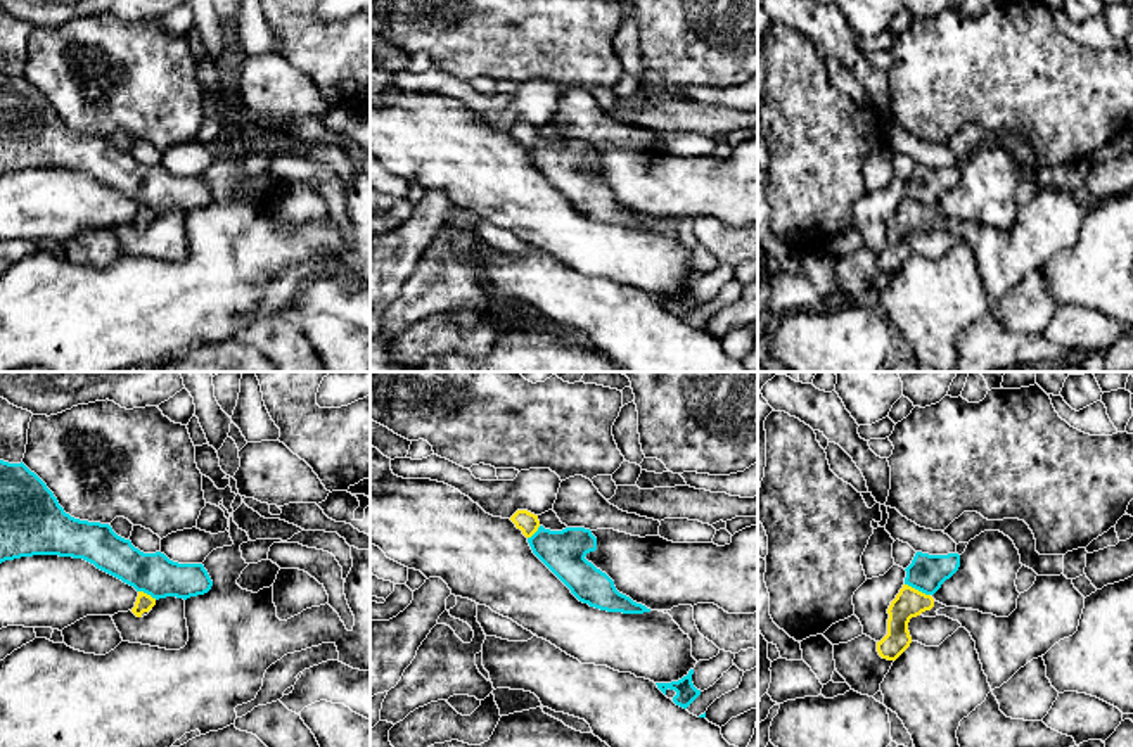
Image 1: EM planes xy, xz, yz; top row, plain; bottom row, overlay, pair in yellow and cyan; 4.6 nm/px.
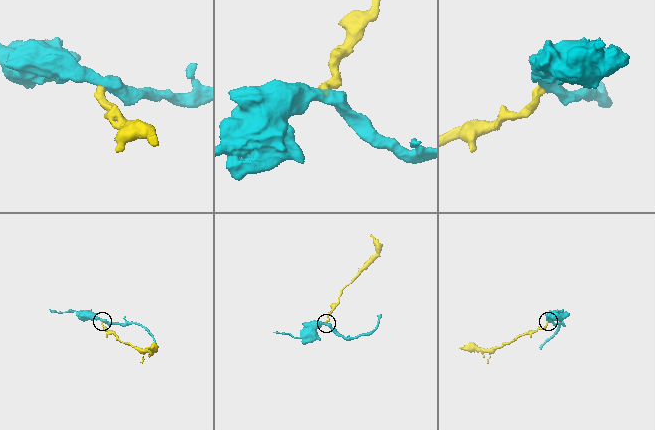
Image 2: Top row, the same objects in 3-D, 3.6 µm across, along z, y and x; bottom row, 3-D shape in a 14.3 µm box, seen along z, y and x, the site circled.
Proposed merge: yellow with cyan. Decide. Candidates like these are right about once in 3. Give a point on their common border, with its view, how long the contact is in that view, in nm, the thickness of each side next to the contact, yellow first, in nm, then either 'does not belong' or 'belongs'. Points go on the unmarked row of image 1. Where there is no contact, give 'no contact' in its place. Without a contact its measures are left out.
contact yz (917, 203); length 130 nm; calibres 140 and 170 nm; does not belong

